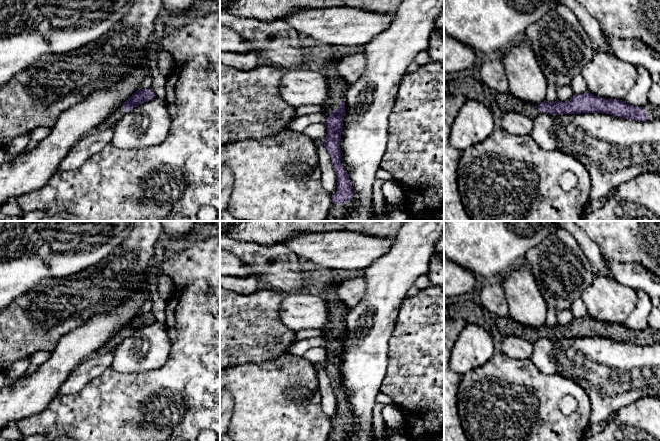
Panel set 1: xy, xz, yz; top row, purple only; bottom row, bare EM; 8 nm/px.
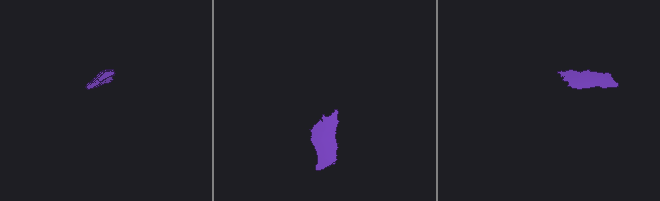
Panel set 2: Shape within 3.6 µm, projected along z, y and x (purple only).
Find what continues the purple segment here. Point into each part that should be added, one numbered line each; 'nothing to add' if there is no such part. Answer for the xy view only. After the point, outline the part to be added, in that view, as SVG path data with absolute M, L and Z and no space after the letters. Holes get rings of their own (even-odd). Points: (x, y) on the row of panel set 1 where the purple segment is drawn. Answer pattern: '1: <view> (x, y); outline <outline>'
1: xy (112, 119); outline M122 105L119 106L115 111L110 113L98 126L96 129L105 130L109 128L114 128L114 126L119 122L119 120L126 114Z

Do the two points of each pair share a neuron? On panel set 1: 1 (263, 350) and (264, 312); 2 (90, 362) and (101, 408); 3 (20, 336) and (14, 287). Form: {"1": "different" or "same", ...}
{"1": "same", "2": "different", "3": "different"}

